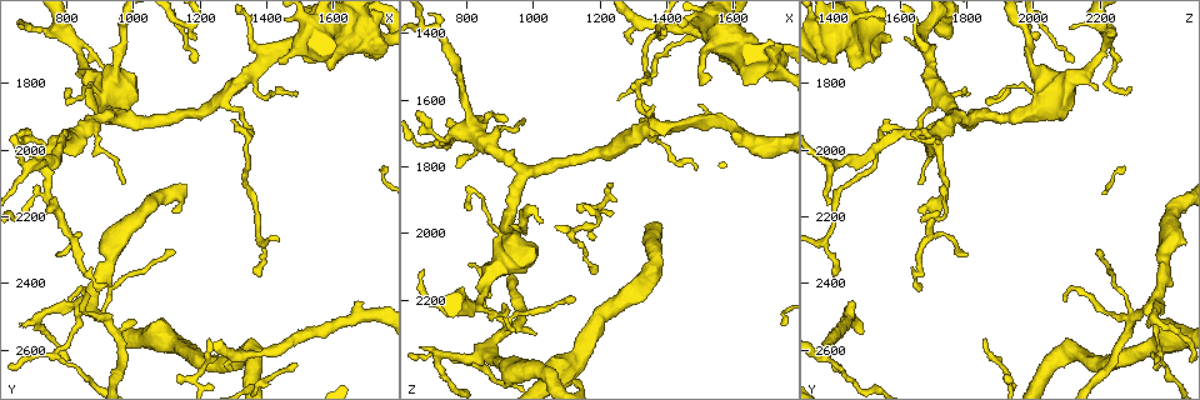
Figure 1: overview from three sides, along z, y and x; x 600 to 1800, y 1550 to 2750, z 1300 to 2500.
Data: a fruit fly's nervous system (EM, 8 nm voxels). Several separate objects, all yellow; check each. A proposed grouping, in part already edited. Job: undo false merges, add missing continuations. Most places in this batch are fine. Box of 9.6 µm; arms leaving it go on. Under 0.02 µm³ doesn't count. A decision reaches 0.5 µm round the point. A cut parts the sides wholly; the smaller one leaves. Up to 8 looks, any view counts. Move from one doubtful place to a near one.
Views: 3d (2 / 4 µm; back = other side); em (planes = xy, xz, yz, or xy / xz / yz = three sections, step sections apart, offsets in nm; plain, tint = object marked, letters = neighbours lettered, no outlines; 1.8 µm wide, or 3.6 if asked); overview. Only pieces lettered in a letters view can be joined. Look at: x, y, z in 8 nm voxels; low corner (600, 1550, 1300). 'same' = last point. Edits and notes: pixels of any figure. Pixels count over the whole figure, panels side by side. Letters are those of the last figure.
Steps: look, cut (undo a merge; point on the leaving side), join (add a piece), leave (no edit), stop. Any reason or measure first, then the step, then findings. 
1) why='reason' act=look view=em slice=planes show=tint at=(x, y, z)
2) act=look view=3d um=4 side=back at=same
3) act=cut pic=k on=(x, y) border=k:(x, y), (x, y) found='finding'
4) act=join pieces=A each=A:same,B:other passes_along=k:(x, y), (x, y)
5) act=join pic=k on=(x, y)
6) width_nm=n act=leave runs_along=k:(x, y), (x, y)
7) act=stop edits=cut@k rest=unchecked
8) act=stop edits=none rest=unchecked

why='branch point' act=look view=3d um=4 side=back at=(910, 2490, 2300)

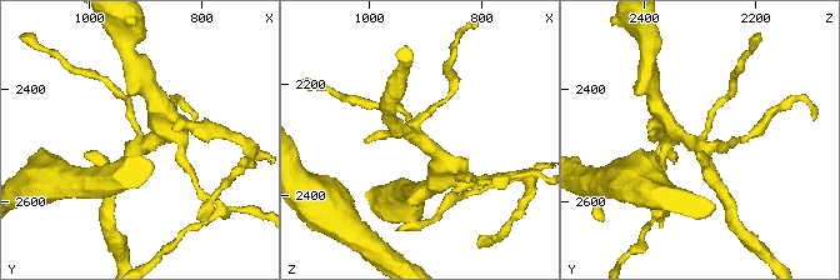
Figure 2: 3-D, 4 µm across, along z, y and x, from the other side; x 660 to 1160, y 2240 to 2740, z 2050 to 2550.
act=look view=em slice=yz step=8 show=tint at=(905, 2505, 2300)

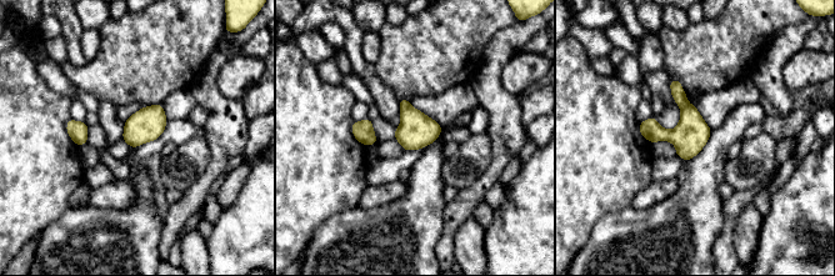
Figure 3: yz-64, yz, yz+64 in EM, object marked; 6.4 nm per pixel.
why='another direction' act=look view=em slice=planes show=letters at=same

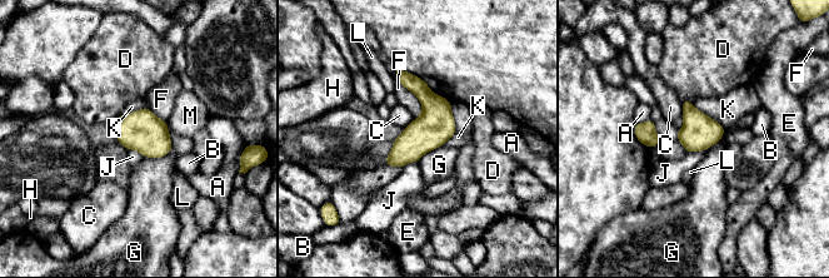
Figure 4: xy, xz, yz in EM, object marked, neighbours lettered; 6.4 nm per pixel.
width_nm=240 act=leave each=A:other,B:other,C:other,D:other,E:other,F:other,G:other,H:other,J:other,K:other,L:other,M:other border=4:(712, 145), (703, 150), (688, 153) found='continuous, no second neuron'

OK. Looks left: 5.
why='branch stops here' act=look view=3d um=4 side=back at=(1120, 2180, 2430)

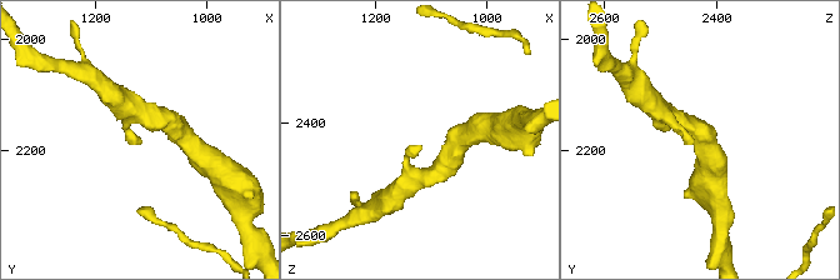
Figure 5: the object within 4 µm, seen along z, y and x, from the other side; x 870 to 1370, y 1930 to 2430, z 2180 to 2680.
act=look view=em slice=xz step=8 show=plain at=(1120, 2180, 2435)

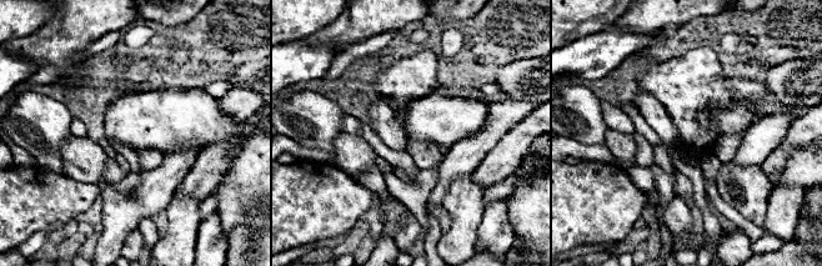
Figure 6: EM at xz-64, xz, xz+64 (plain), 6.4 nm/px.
act=look view=em slice=xz step=8 show=letters at=same

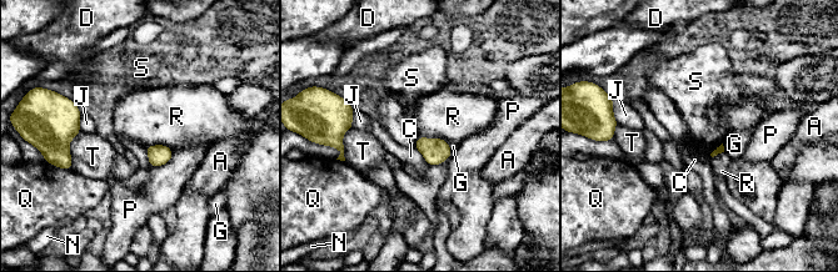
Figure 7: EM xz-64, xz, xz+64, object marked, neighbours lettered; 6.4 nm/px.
longest_contact=T:260nm act=leave each=A:other,C:other,D:other,G:other,J:other,N:other,P:other,Q:other,R:other,S:other,T:other border=7:(418, 135), (448, 141) found='no lettered piece goes on from it'

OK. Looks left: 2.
act=stop edits=none rest=unchecked

